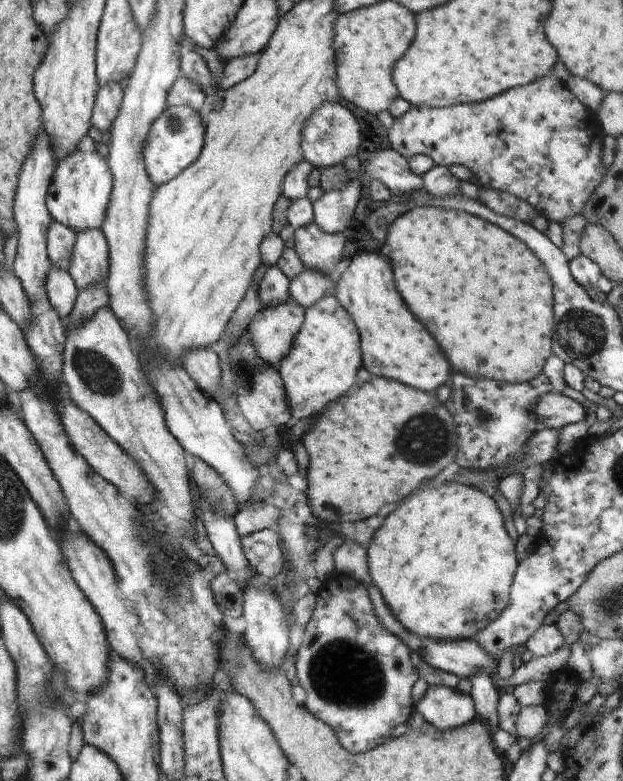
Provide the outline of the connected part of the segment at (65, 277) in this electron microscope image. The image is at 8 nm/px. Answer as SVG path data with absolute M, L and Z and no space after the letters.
M50 268L46 277L46 290L48 300L54 306L54 310L58 312L60 318L64 318L64 326L69 322L68 318L74 308L76 298L78 298L78 287L69 272L58 270L58 268Z

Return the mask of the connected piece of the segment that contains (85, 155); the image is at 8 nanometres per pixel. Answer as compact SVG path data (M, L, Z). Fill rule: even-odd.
M101 148L94 152L76 150L74 154L60 160L56 166L55 174L51 178L51 186L48 190L47 209L52 218L71 228L76 232L86 230L101 230L107 218L110 192L112 190L111 168L108 168L106 160L100 156Z

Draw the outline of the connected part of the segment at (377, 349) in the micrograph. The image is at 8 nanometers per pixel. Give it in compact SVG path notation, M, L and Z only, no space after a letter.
M385 251L354 254L346 271L336 279L335 297L352 316L358 329L363 367L368 372L374 377L386 377L424 393L434 392L450 381L452 364L434 337L408 312L396 290L388 260Z

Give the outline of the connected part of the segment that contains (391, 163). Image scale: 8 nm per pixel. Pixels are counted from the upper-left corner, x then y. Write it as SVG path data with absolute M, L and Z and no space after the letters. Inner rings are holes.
M394 149L379 150L365 159L367 162L362 172L383 182L392 195L408 196L424 191L422 176L414 174L409 168L409 159Z

